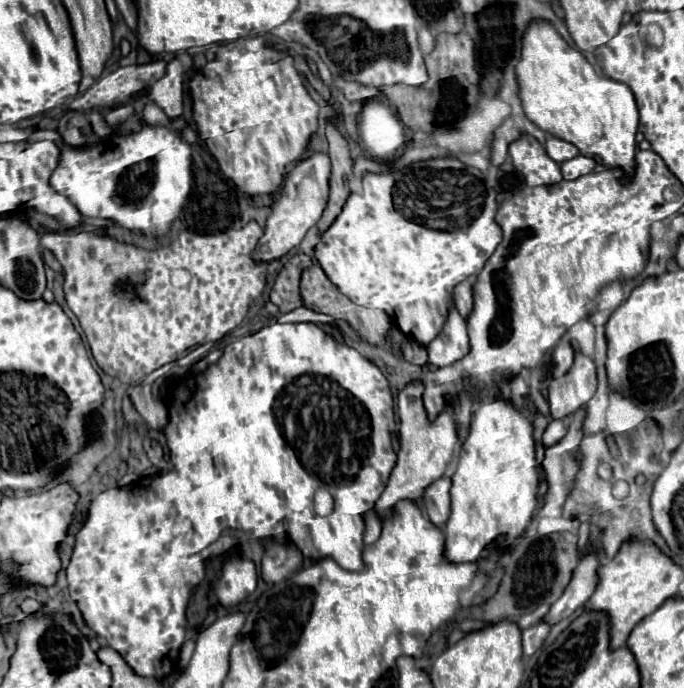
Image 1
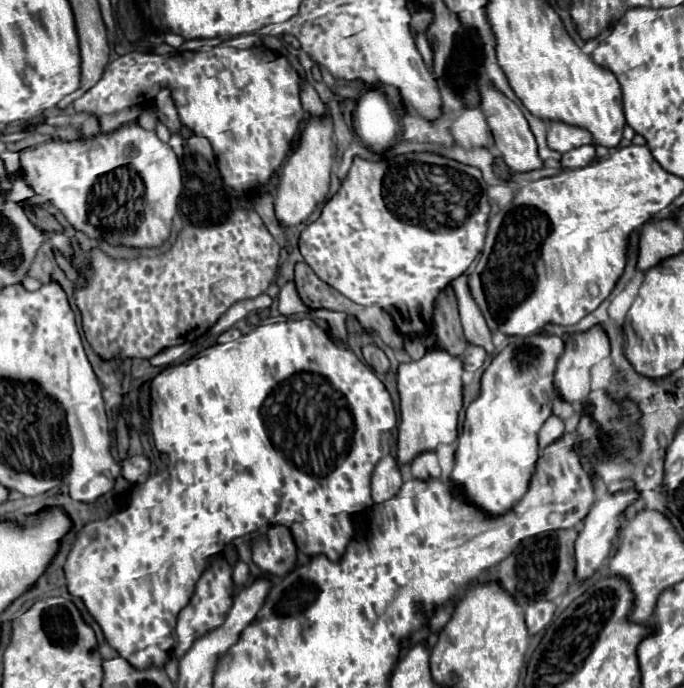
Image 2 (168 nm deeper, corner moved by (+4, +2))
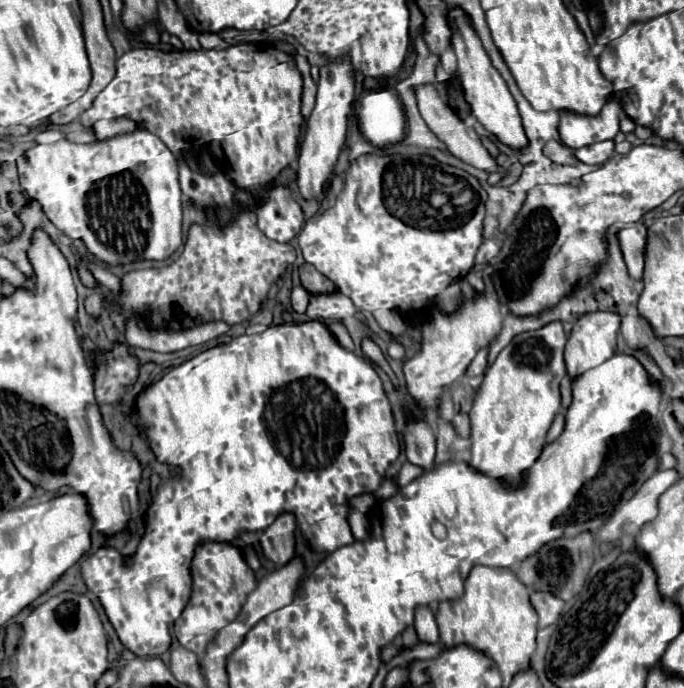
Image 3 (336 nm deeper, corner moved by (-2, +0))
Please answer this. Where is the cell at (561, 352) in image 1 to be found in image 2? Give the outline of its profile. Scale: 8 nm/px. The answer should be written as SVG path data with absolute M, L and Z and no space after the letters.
M519 336L511 338L511 342L491 360L487 370L481 376L481 390L479 396L469 404L465 410L465 424L463 432L457 440L455 452L455 468L451 472L451 480L459 486L469 502L487 510L489 514L503 514L523 498L529 490L529 480L535 472L535 462L539 458L537 448L537 432L543 422L551 416L553 398L557 390L553 386L555 364L563 352L563 340L555 336Z

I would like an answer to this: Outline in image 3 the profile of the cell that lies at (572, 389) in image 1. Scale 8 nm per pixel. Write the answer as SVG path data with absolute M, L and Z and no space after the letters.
M591 312L573 324L565 346L565 366L571 380L615 354L619 322L615 312Z

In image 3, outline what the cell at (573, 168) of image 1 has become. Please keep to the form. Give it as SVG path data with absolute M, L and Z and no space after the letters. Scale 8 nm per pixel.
M605 140L605 142L597 142L597 144L591 144L591 146L585 146L585 148L579 148L575 152L575 158L581 160L583 164L593 164L593 166L599 166L599 164L605 164L611 154L613 154L613 140Z

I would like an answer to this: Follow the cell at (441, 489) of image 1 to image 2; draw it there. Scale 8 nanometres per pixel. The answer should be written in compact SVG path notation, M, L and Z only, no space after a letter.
M421 452L419 456L415 456L411 460L411 474L413 474L413 478L423 478L423 480L439 478L441 468L437 464L435 452Z

